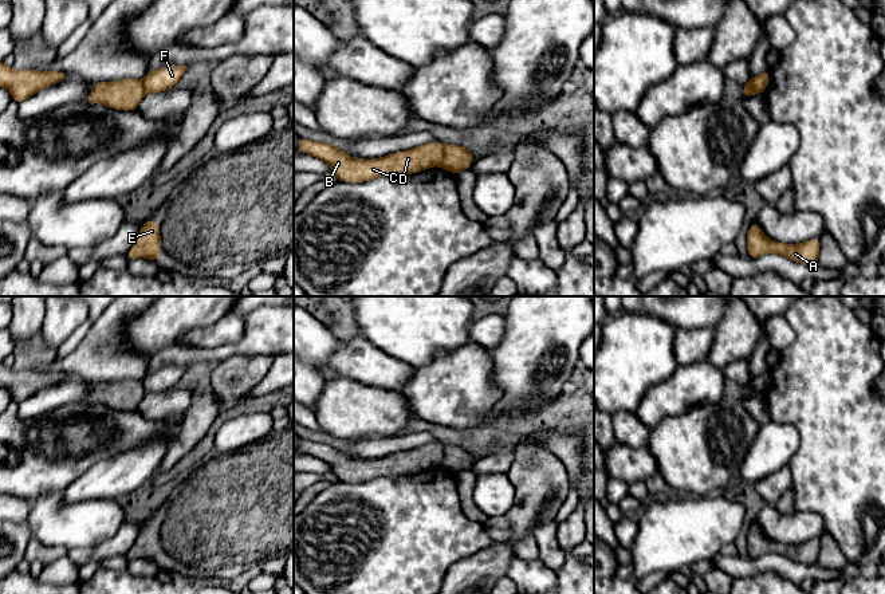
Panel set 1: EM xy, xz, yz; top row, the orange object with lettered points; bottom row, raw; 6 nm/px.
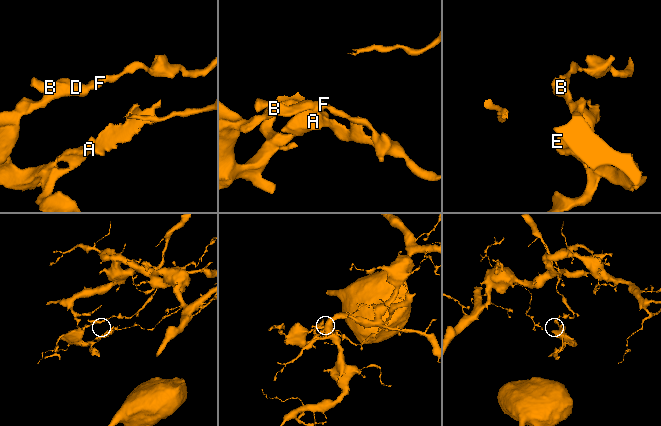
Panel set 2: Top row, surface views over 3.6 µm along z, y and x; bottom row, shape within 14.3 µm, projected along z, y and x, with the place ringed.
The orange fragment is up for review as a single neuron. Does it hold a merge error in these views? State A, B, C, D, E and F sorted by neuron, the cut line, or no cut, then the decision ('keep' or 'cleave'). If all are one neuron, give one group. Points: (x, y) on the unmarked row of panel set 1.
groups A B C D E / F; cut xz (445, 445), (443, 460), (439, 465); cleave

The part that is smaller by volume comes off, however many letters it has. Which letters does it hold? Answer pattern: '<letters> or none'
A, B, C, D, E

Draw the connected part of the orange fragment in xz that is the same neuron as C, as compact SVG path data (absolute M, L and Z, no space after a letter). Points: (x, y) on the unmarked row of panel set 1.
M298 440L299 452L327 463L331 467L331 472L337 476L337 481L342 483L362 483L382 476L404 476L430 467L440 467L444 459L444 447L441 442L432 442L377 460L362 460L345 455L330 442Z

